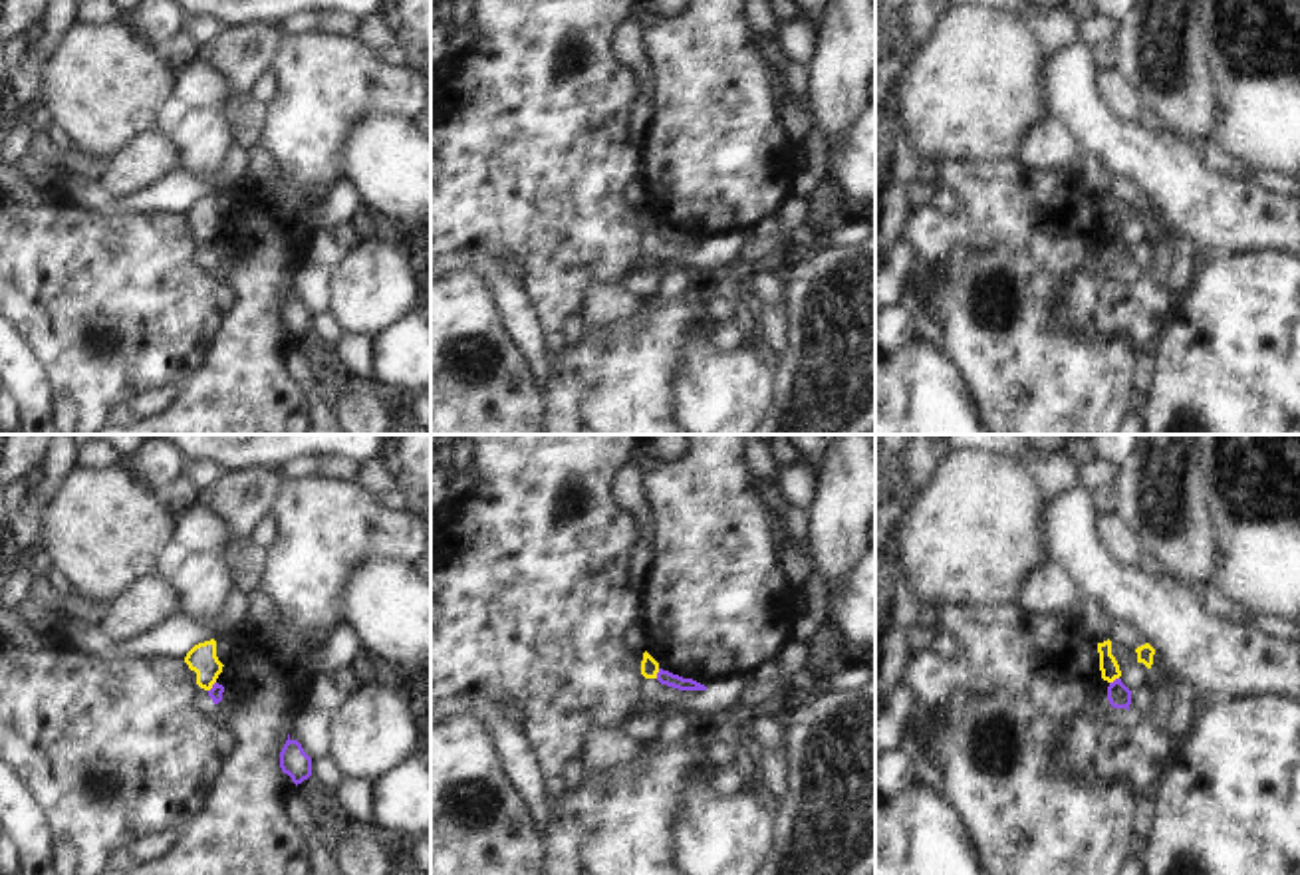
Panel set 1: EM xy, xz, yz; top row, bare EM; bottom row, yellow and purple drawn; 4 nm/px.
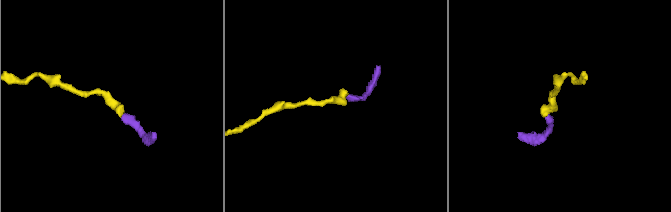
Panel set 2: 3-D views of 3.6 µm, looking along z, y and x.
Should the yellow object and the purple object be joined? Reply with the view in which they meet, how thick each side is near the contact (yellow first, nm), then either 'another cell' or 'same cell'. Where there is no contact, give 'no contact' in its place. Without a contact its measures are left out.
contact in xz; calibres 80 and 60 nm; another cell

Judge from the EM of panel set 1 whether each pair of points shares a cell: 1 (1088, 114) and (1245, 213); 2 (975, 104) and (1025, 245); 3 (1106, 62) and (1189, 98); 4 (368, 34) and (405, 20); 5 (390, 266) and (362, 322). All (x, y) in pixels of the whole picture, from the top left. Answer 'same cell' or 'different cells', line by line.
1: same cell
2: different cells
3: different cells
4: different cells
5: same cell

